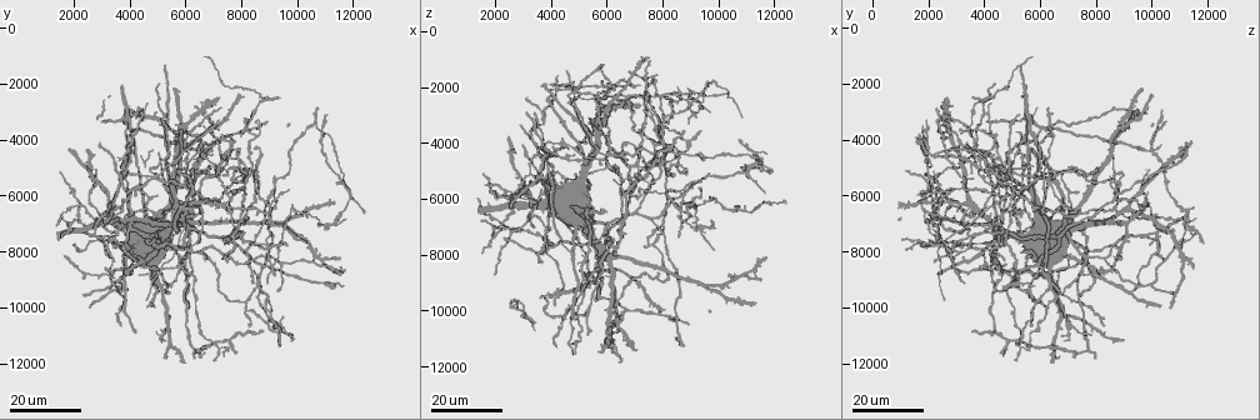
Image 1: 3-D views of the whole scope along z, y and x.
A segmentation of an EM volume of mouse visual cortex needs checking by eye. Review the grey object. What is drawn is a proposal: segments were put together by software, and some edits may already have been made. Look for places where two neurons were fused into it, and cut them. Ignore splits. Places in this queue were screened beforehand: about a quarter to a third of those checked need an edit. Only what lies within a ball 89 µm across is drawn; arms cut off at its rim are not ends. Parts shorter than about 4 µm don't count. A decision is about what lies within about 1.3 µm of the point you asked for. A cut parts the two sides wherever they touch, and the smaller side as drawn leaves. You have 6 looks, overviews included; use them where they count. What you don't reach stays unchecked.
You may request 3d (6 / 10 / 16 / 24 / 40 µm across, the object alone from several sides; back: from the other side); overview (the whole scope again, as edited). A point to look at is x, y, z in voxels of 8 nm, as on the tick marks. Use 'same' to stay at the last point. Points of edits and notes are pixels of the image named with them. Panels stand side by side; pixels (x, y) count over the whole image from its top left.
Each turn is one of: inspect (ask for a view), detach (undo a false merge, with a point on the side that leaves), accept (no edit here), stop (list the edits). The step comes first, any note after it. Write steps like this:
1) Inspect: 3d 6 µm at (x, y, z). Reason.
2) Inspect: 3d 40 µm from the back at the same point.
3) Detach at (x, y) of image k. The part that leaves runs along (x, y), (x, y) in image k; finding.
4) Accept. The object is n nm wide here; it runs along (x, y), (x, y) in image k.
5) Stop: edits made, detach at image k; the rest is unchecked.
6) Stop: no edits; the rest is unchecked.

Inspect: 3d 16 µm at (9100, 5500, 6300).

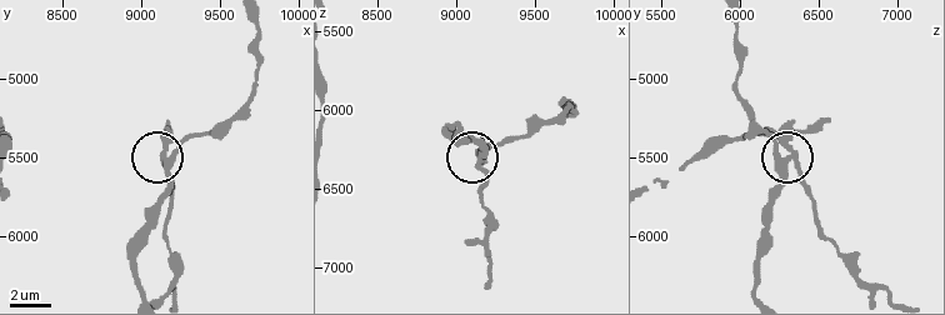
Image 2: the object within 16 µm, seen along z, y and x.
Inspect: 3d 10 µm at (9140, 5500, 6340). Zoom in.

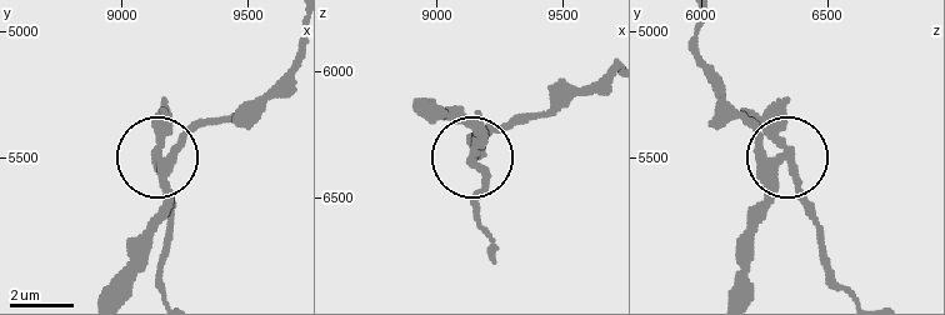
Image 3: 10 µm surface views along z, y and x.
Detach at (155, 114) of image 3. The side arm is 11 µm long; the part that leaves runs along (471, 155), (485, 171), (476, 194), (481, 223) in image 3; a second neuron is stuck on.

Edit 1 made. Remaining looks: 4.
Inspect: overview. See it whole again.

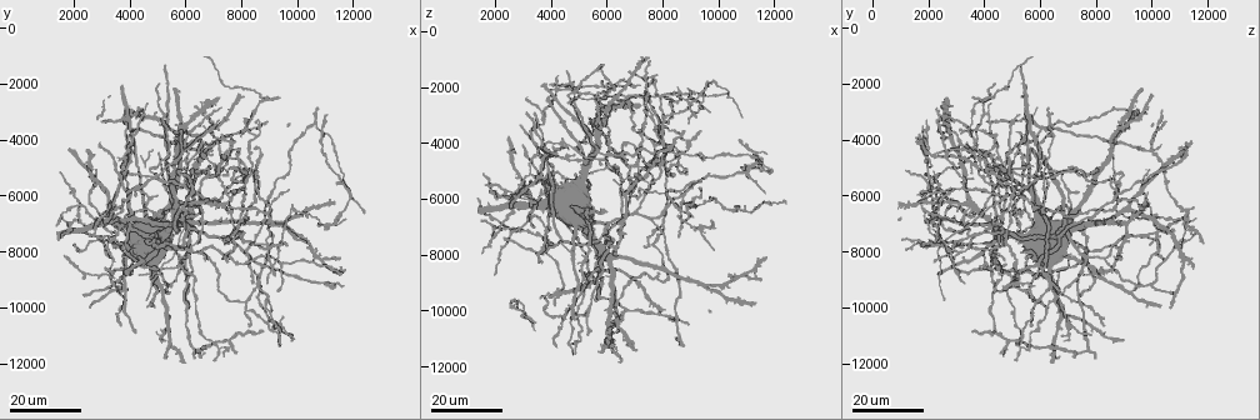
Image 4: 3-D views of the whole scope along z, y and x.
Inspect: 3d 16 µm at (8000, 7400, 4000).

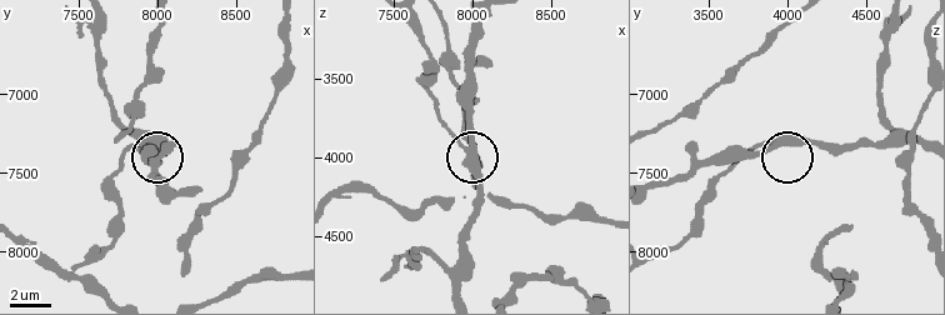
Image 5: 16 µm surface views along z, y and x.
Inspect: 3d 6 µm at (7960, 7280, 3940). Zoom in.

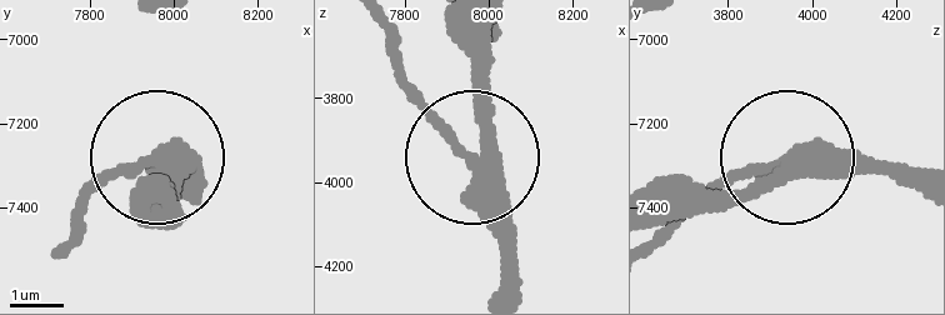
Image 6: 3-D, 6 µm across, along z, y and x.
Accept. It runs along (500, 285), (500, 190), (389, 60) in image 6; continuous, no second neuron.

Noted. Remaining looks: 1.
Stop: edits made, detach at image 3; the rest is unchecked.

